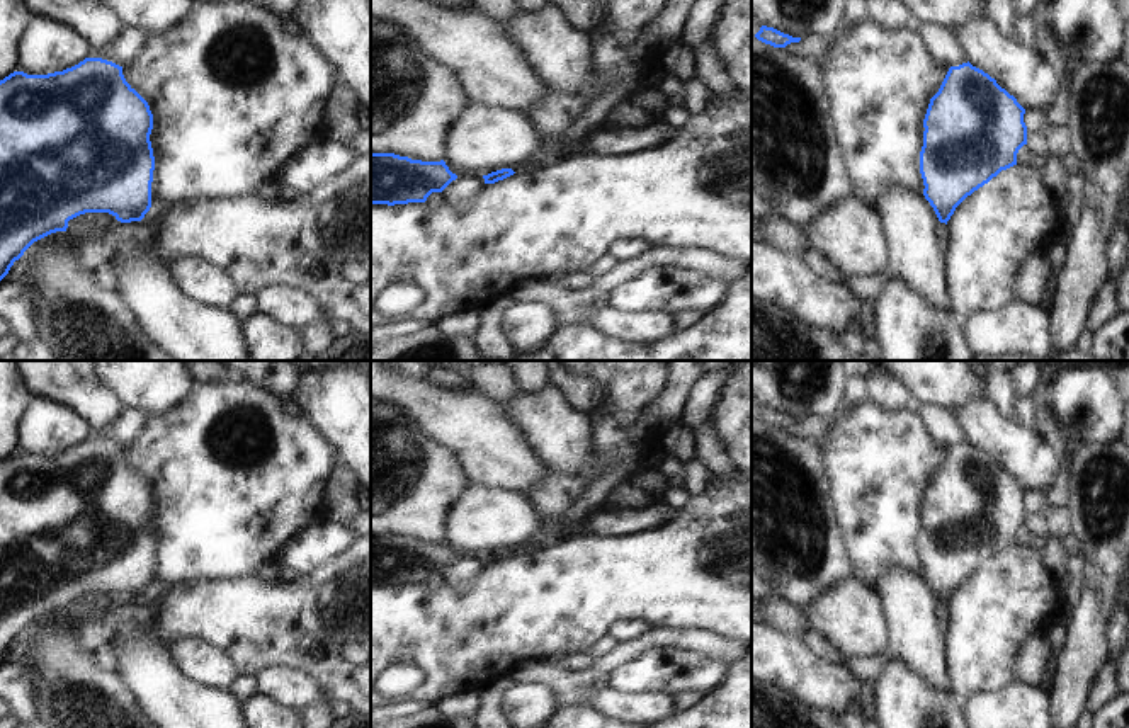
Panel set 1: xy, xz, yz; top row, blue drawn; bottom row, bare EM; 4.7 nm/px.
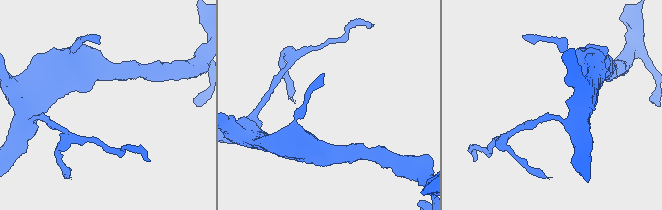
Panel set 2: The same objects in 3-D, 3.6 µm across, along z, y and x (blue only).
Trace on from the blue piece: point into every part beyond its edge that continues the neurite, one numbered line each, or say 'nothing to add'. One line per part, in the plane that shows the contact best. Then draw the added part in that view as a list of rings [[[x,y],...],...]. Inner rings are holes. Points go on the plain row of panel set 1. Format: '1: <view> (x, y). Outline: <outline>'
nothing to add

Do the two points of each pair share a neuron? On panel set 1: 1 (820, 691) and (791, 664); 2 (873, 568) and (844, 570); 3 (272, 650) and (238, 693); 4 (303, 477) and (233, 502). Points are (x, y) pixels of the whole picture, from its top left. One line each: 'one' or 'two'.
1: one
2: two
3: two
4: one

